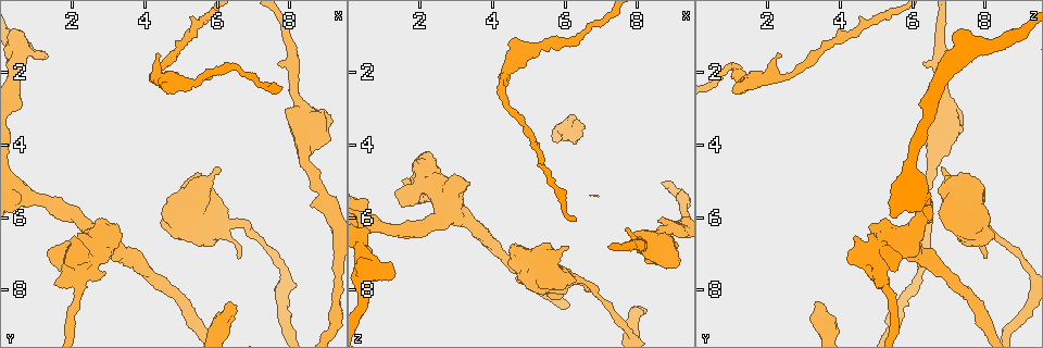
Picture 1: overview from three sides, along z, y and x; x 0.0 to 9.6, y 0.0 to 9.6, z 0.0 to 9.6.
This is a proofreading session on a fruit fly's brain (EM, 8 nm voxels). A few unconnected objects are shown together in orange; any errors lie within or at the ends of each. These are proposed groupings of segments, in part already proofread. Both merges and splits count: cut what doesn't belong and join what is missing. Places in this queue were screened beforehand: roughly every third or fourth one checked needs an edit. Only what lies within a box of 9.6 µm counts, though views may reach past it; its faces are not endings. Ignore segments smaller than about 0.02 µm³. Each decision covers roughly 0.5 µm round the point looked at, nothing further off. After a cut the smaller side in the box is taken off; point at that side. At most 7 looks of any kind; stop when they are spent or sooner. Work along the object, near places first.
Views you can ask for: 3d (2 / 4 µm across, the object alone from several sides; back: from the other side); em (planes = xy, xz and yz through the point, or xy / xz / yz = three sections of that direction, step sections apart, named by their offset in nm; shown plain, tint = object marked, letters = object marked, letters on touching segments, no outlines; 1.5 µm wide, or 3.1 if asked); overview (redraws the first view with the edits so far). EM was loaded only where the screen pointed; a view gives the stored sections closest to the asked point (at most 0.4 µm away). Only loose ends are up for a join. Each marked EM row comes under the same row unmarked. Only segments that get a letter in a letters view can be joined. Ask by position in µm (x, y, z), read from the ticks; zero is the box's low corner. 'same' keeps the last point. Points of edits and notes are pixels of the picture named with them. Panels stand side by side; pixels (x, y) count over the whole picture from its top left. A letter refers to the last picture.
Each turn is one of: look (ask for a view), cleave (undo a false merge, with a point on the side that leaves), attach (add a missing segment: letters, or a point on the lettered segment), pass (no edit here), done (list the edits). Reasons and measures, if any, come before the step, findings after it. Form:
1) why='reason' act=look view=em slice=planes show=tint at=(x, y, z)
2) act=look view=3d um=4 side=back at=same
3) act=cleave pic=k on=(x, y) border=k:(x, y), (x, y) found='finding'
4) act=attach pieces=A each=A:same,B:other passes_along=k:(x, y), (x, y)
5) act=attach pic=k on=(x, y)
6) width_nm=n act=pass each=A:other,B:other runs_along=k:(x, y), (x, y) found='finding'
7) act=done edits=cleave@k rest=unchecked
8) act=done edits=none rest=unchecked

why='calibre changes' act=look view=em slice=planes show=letters at=(5.50, 2.30, 1.25)

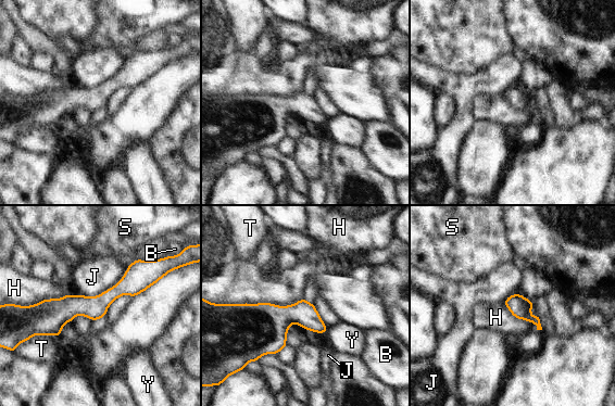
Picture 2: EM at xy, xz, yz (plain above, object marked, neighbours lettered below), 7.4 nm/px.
width_nm=170 act=pass each=B:other,H:other,J:other,S:other,T:other,Y:other border=2:(304, 296), (287, 305), (242, 304) found='one neuron here'

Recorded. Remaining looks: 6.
why='tapers out' act=look view=3d um=4 at=(6.55, 7.05, 8.00)

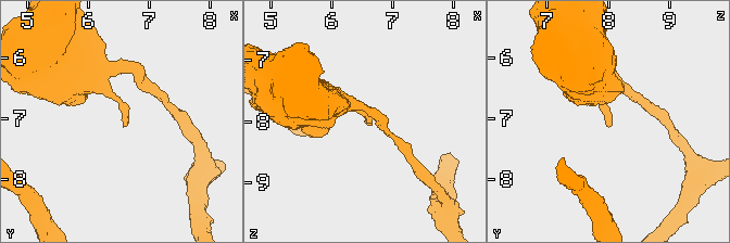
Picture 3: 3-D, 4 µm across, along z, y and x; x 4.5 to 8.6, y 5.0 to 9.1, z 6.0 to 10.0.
act=look view=em slice=planes show=tint at=(6.60, 7.15, 8.05)

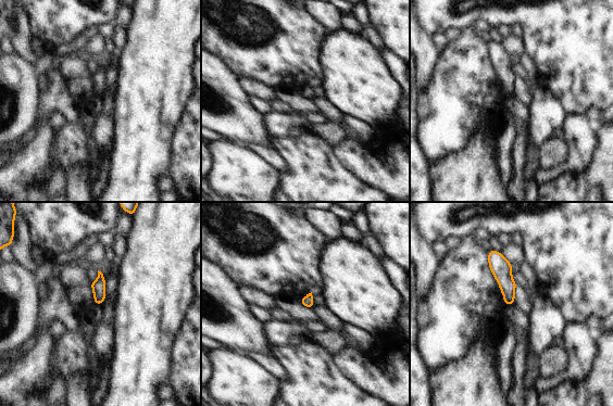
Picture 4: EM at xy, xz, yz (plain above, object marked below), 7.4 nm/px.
why='see the neighbours' act=look view=em slice=planes show=letters at=same

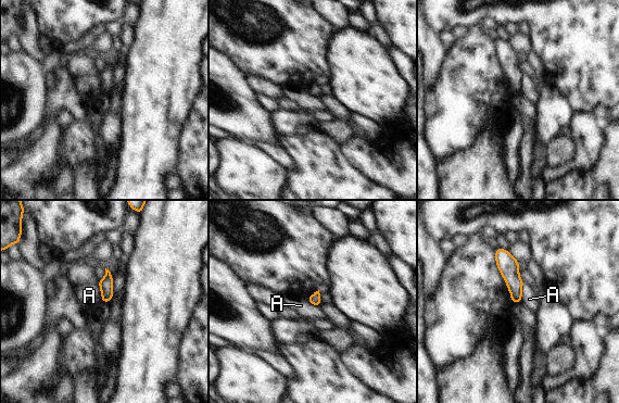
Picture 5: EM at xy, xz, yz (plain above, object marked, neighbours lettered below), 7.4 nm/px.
width_nm=80 act=pass each=A:other border=5:(97, 280), (103, 302) found='no lettered segment goes on from it'

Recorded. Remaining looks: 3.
why='free end' act=look view=3d um=4 at=(6.30, 8.30, 3.35)

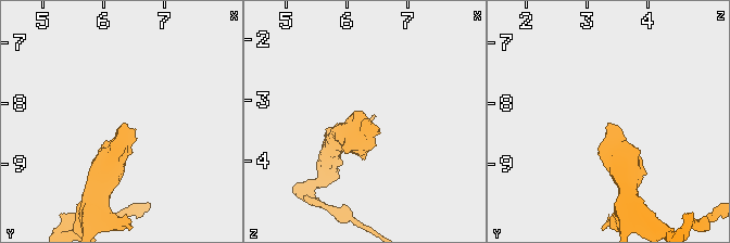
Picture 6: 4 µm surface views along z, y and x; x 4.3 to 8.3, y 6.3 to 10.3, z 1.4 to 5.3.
act=look view=em slice=planes show=letters at=(6.30, 8.30, 3.35)

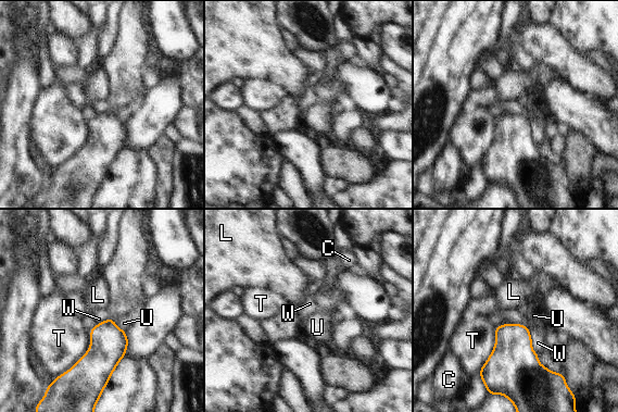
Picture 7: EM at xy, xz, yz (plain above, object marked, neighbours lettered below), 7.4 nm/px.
width_nm=160 act=pass each=C:other,L:other,T:other,U:other,W:other border=7:(511, 322), (528, 328), (538, 354) found='no lettered segment goes on from it'

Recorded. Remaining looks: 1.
act=done edits=none rest=unchecked

